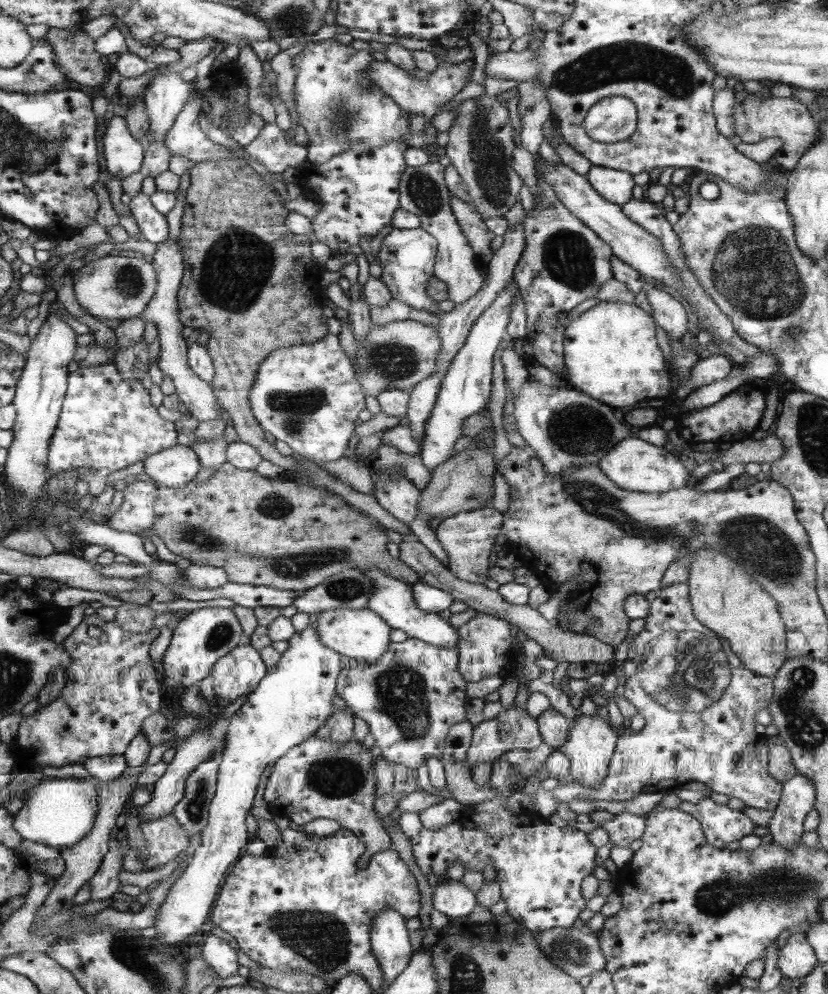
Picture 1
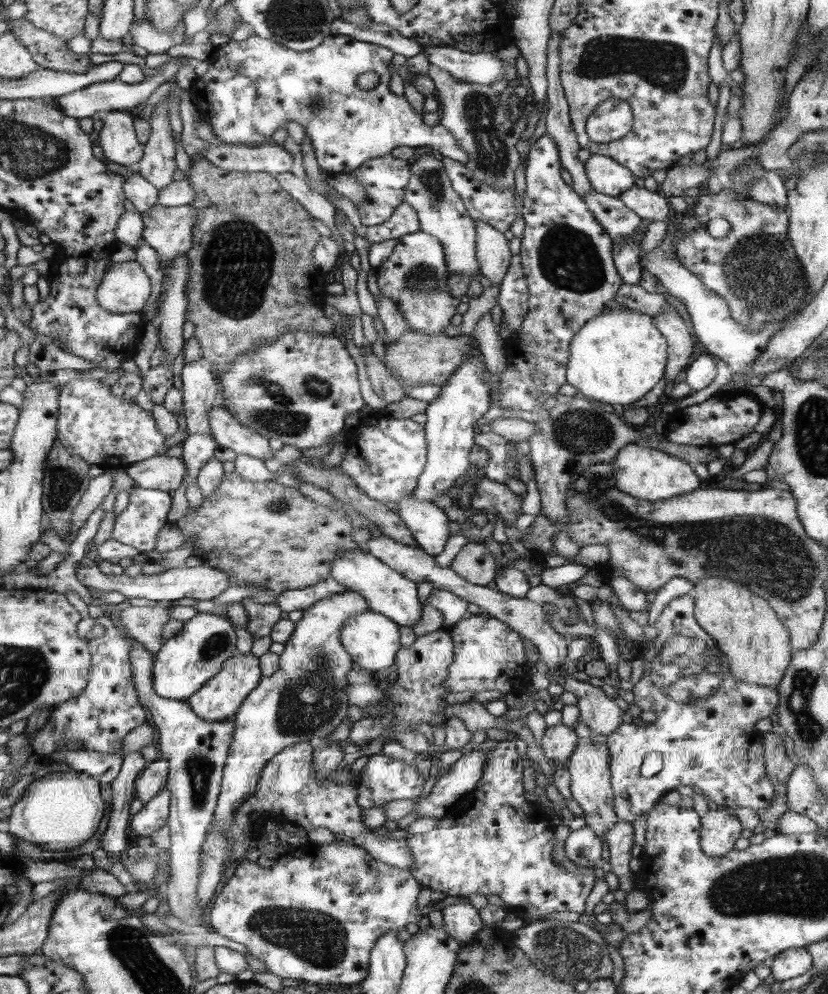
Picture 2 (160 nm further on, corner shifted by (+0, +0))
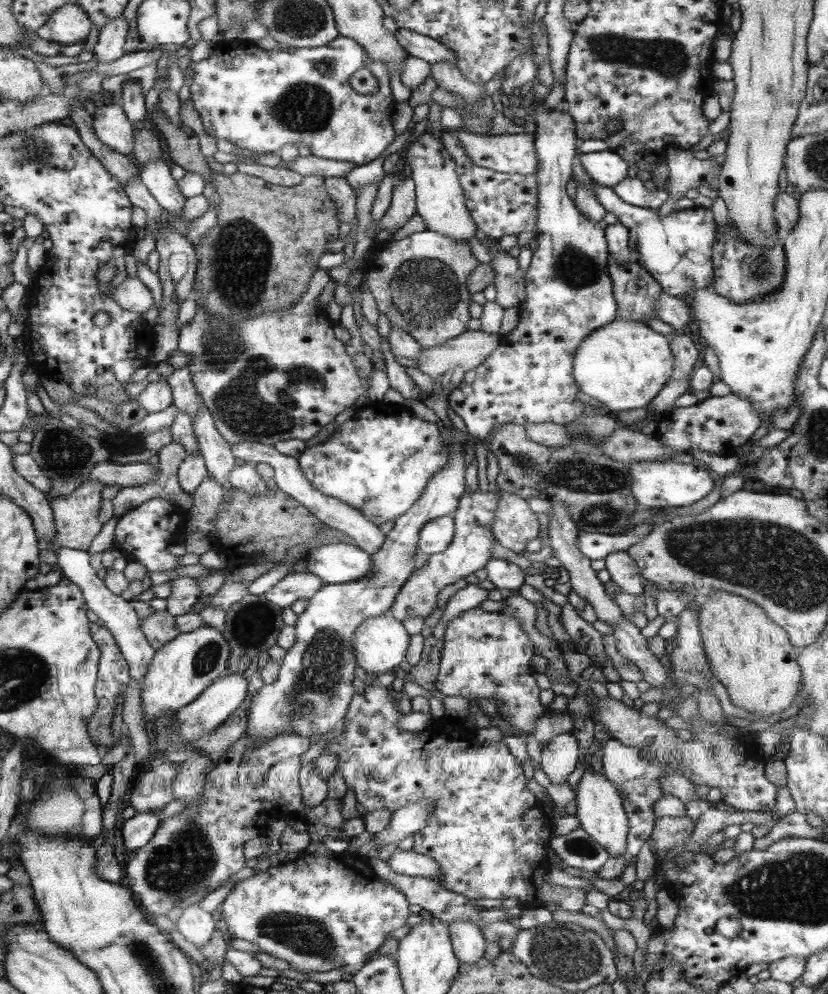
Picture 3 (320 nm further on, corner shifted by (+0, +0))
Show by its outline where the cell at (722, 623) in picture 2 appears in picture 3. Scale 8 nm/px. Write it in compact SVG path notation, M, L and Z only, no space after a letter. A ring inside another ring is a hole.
M723 590L715 592L712 596L704 598L704 601L701 603L701 607L702 610L699 612L698 618L703 651L706 653L706 658L709 660L709 665L715 676L715 680L718 680L718 682L721 682L725 686L732 704L734 704L734 706L738 706L738 708L742 708L742 710L746 710L746 712L750 712L754 718L761 718L760 720L762 720L762 718L769 718L769 716L773 716L774 714L783 713L786 708L794 706L794 699L796 699L796 695L800 693L802 673L797 661L797 656L794 651L792 651L794 646L789 640L788 633L783 628L780 628L773 620L770 620L762 608L751 602L751 600L742 598L736 594L724 592Z

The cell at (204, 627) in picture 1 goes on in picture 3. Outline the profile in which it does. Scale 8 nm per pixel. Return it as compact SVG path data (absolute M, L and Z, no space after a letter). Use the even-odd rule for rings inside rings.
M205 623L196 630L182 632L176 639L166 643L159 648L151 660L150 668L141 682L140 698L142 699L142 710L145 722L155 722L156 717L163 716L171 710L178 711L198 700L202 692L206 690L213 681L226 675L229 667L230 647L229 641L225 639L221 629L214 628Z

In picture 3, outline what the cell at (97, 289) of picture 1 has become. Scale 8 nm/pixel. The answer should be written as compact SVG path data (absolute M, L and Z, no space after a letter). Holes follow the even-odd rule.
M137 276L127 278L121 286L117 286L117 290L112 290L110 294L122 308L141 315L148 312L155 304L150 289L141 280L138 280Z

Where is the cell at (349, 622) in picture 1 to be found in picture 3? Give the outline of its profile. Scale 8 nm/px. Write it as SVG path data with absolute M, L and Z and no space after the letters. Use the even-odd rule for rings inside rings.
M391 610L386 615L366 619L355 631L352 642L359 671L372 675L390 673L392 668L396 669L400 662L406 660L408 642L410 642L410 636L406 628L391 615Z

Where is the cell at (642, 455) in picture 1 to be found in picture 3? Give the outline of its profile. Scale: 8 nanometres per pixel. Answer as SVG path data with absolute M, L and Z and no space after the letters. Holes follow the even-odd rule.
M640 461L630 463L634 500L646 508L690 506L706 498L715 488L709 470L700 470L693 464L678 464L671 461Z

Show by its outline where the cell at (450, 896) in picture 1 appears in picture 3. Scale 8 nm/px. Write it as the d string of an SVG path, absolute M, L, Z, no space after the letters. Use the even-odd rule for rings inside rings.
M456 919L448 923L450 936L452 937L453 949L461 964L478 963L484 958L486 940L483 930L474 921L468 919Z

